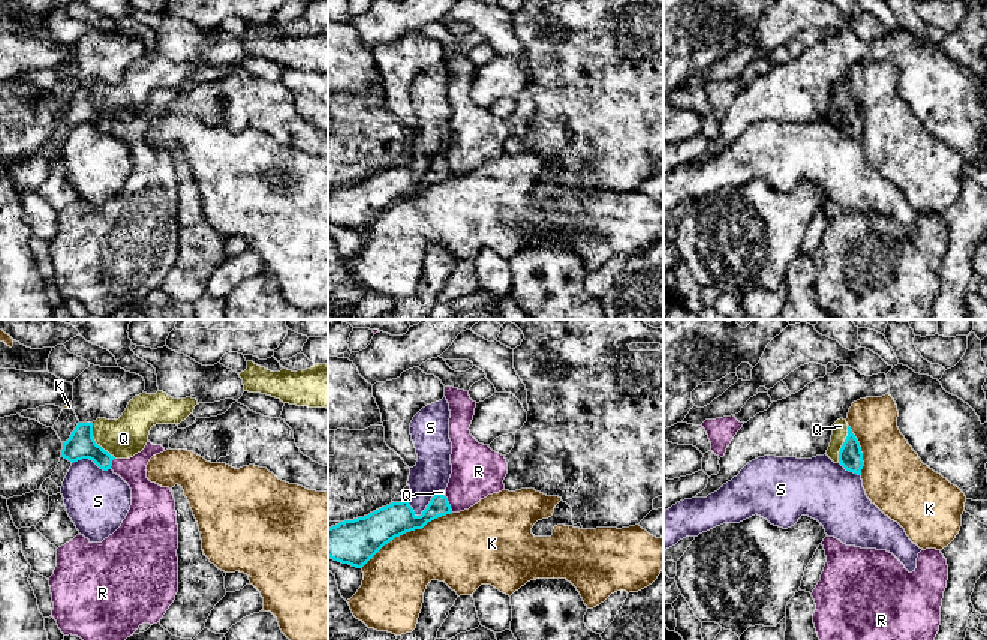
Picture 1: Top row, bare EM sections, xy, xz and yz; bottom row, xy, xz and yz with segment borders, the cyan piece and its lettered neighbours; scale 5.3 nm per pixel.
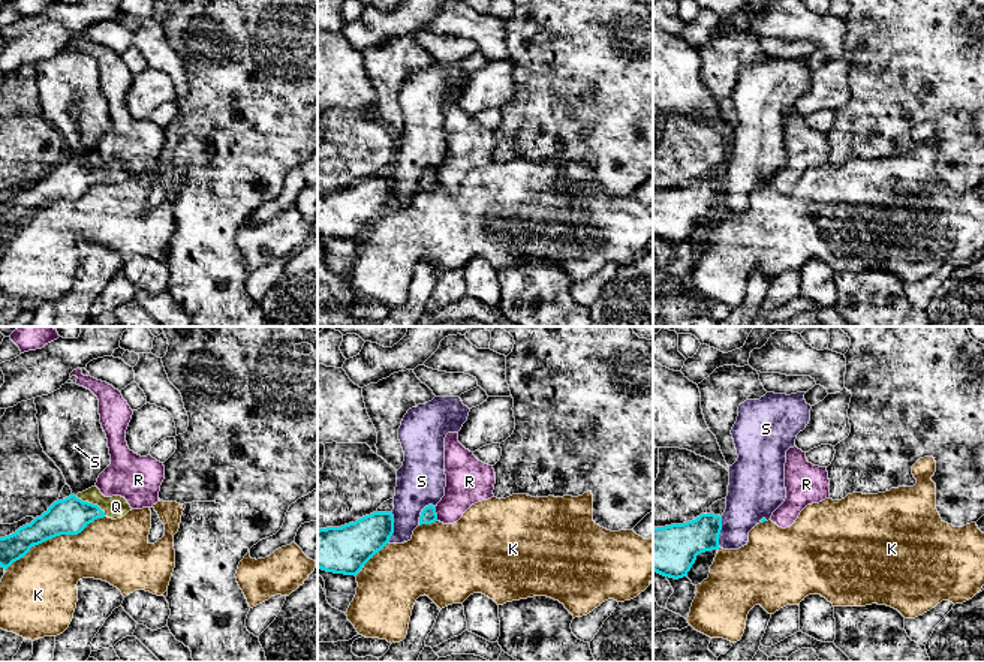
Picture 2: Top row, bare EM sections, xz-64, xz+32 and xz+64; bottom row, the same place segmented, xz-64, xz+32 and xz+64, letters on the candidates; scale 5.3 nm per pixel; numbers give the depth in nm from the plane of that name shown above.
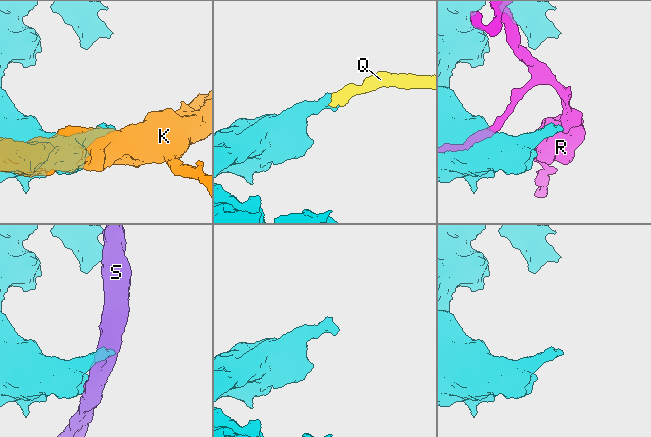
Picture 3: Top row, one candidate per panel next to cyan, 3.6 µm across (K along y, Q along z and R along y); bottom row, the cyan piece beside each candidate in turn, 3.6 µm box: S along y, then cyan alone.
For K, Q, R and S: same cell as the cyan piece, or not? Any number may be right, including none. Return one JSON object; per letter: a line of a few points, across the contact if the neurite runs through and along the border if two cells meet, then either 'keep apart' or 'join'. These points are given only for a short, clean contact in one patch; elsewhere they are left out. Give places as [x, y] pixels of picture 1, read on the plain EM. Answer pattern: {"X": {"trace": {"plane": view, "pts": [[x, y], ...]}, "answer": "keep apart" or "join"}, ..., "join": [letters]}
{"K": {"answer": "keep apart"}, "Q": {"trace": {"plane": "xy", "pts": [[81, 108], [95, 107], [123, 102]]}, "answer": "join"}, "R": {"trace": {"plane": "xz", "pts": [[445, 161], [453, 176]]}, "answer": "keep apart"}, "S": {"answer": "keep apart"}, "join": ["Q"]}

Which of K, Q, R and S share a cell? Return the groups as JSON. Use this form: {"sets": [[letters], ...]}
{"sets": [["K"], ["Q"], ["R"], ["S"]]}

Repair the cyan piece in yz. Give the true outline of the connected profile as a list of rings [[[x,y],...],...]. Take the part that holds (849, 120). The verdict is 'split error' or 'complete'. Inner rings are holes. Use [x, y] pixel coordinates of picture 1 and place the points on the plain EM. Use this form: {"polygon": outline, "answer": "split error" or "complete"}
{"polygon": [[[840,82],[833,88],[831,106],[825,118],[846,135],[861,139],[864,130],[861,111],[846,84]]], "answer": "split error"}

